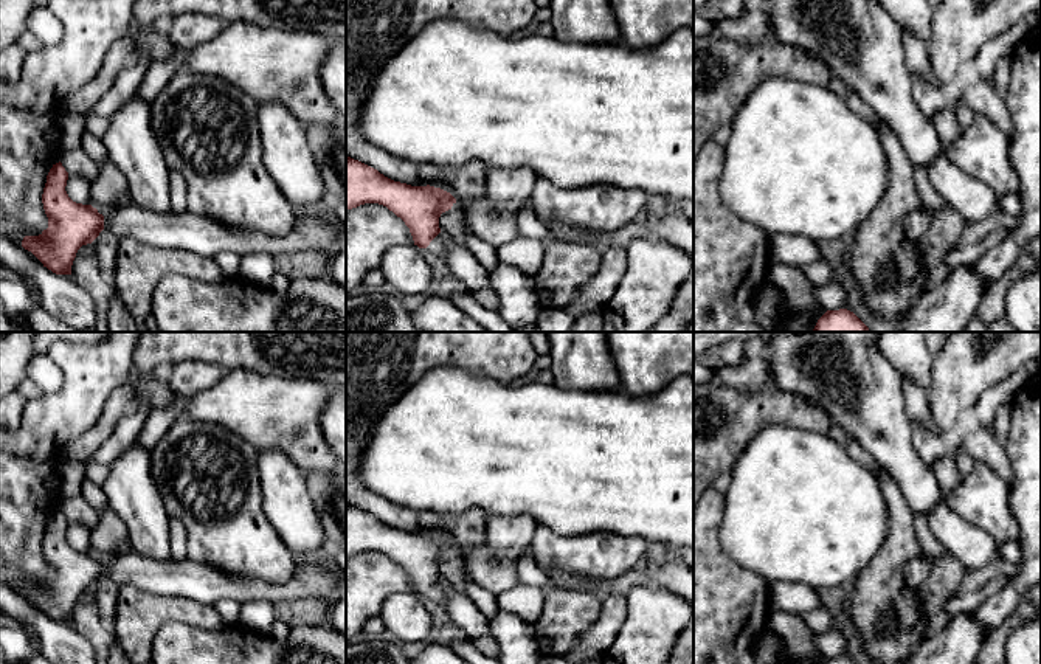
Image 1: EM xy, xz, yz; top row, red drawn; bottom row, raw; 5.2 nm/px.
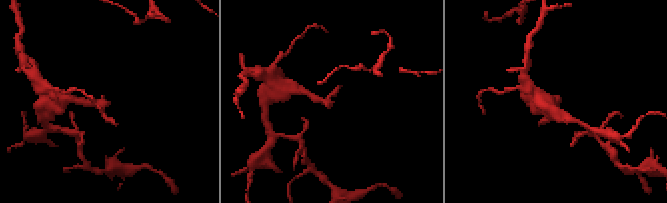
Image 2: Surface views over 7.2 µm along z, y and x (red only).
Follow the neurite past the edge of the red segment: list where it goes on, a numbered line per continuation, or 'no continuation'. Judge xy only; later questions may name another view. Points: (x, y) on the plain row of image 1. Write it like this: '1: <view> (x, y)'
1: xy (205, 584)

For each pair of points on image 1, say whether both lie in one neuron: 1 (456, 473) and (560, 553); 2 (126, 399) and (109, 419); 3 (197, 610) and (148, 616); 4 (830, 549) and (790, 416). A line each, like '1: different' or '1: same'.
1: different
2: same
3: same
4: different

